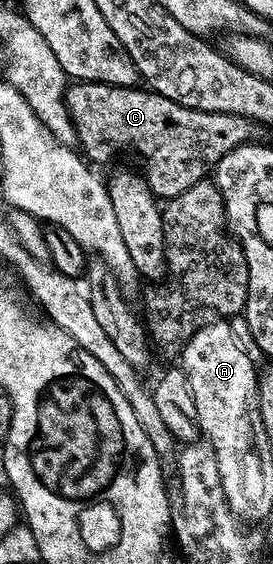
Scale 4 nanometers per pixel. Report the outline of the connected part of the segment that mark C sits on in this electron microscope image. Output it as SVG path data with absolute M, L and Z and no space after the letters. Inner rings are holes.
M85 79L67 86L65 103L74 123L75 138L79 146L82 145L83 154L96 165L112 160L128 147L138 147L138 153L144 159L142 171L146 182L153 189L154 195L164 201L177 198L184 190L207 178L220 159L242 143L249 142L256 129L253 120L243 115L194 110L151 91L150 88L114 85L110 82ZM86 123L94 123L94 131L90 131L90 135L86 135Z

